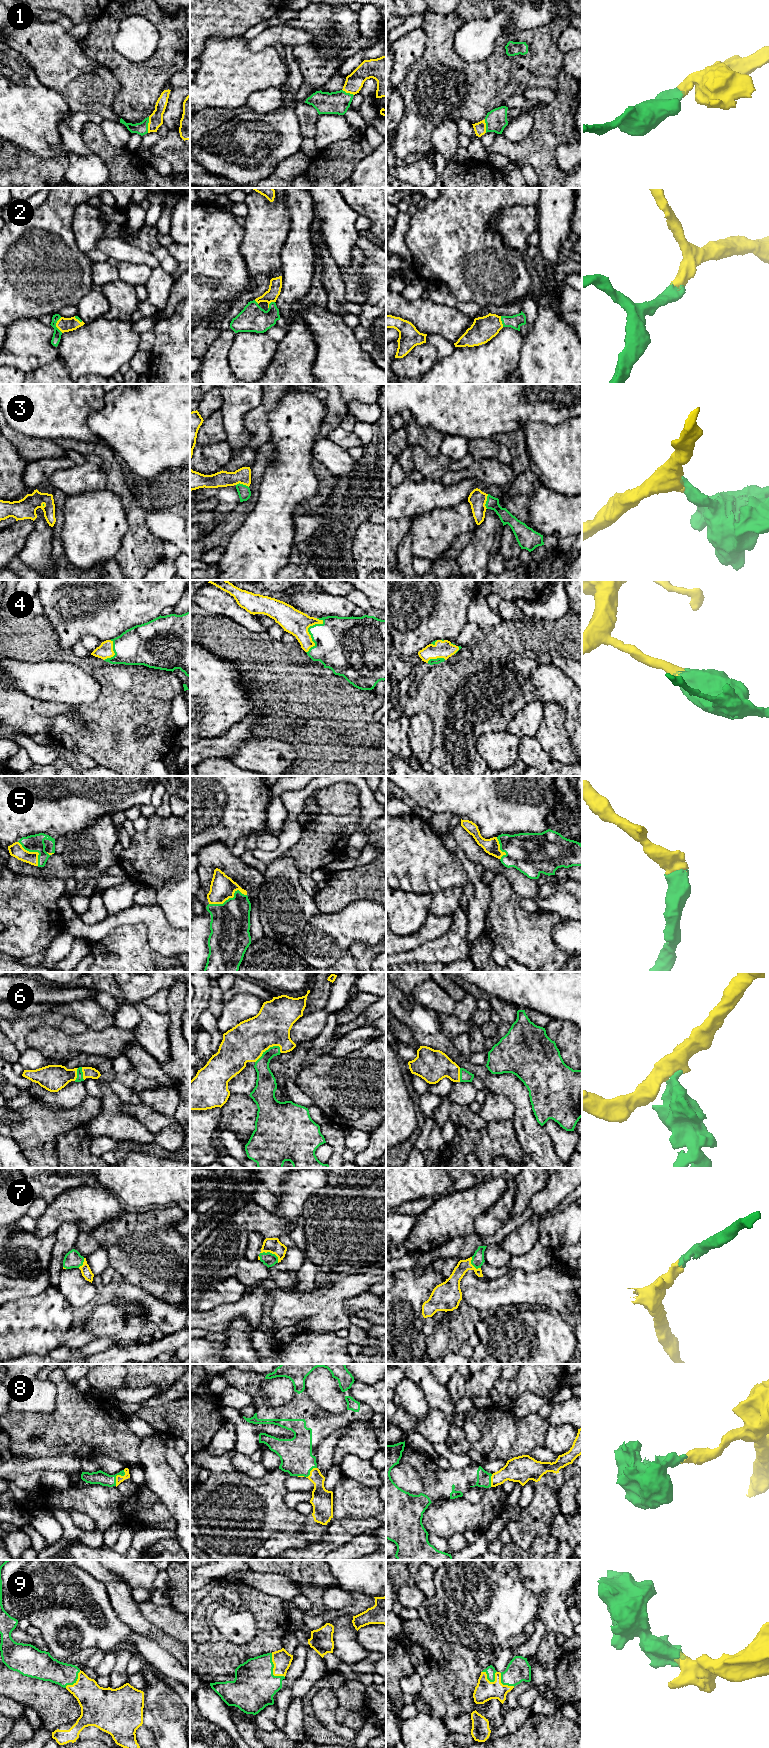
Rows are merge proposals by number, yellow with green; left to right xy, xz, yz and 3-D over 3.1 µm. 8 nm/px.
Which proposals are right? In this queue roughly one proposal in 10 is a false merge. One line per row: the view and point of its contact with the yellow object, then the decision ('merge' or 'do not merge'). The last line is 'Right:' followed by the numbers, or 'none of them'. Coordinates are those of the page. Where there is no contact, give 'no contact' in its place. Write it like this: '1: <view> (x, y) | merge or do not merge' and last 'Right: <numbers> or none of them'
1: xy (148, 125) | merge
2: xy (56, 325) | merge
3: yz (486, 500) | merge
4: xz (308, 632) | merge
5: xz (228, 898) | merge
6: xz (267, 1049) | merge
7: xz (271, 1252) | merge
8: xy (117, 1475) | merge
9: xz (273, 1669) | merge
Right: 1, 2, 3, 4, 5, 6, 7, 8, 9

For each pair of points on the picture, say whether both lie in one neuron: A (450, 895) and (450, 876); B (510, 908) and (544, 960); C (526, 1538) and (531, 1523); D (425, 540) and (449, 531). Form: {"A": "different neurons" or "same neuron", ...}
{"A": "different neurons", "B": "same neuron", "C": "same neuron", "D": "same neuron"}

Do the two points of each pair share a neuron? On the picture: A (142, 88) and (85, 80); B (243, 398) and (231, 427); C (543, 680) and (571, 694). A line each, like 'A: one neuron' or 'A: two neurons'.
A: two neurons
B: one neuron
C: one neuron

